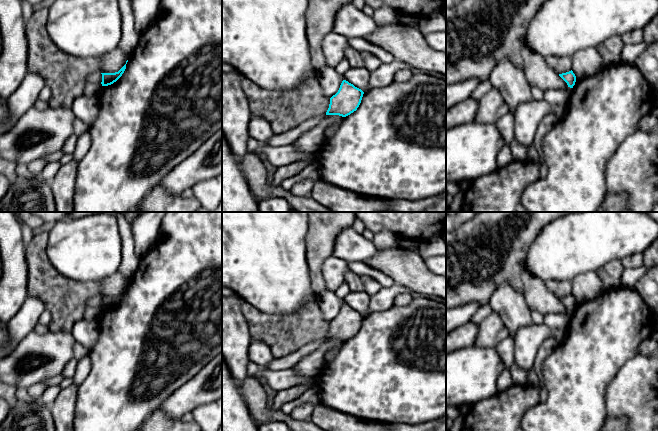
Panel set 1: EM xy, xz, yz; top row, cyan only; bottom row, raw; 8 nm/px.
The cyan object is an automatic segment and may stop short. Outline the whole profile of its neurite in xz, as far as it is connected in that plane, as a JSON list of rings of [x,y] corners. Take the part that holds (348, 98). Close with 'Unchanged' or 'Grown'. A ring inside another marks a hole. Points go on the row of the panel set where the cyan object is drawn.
[[[343,80],[338,92],[330,98],[326,115],[346,117],[357,110],[364,92],[353,84]]]. Unchanged

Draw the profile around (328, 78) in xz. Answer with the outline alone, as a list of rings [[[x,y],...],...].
[[[329,66],[317,70],[316,77],[322,88],[323,95],[329,99],[338,92],[344,80],[344,75],[339,74],[335,68]]]

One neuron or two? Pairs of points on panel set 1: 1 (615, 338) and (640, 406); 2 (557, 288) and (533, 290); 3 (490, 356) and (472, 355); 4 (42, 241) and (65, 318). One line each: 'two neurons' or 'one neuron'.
1: two neurons
2: two neurons
3: one neuron
4: one neuron

